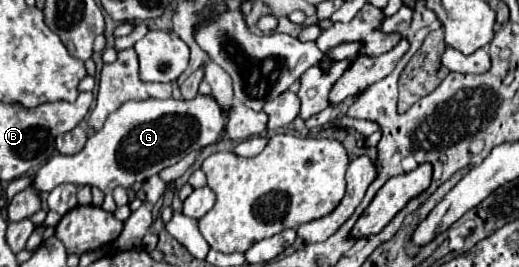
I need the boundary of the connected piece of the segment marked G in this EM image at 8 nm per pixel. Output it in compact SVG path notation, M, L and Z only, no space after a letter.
M199 94L193 100L131 100L113 112L101 130L87 138L81 152L73 156L57 154L47 160L33 176L33 190L51 192L59 184L97 186L111 192L117 186L129 188L133 182L145 182L163 168L177 164L185 154L215 144L225 128L225 118L213 96Z

